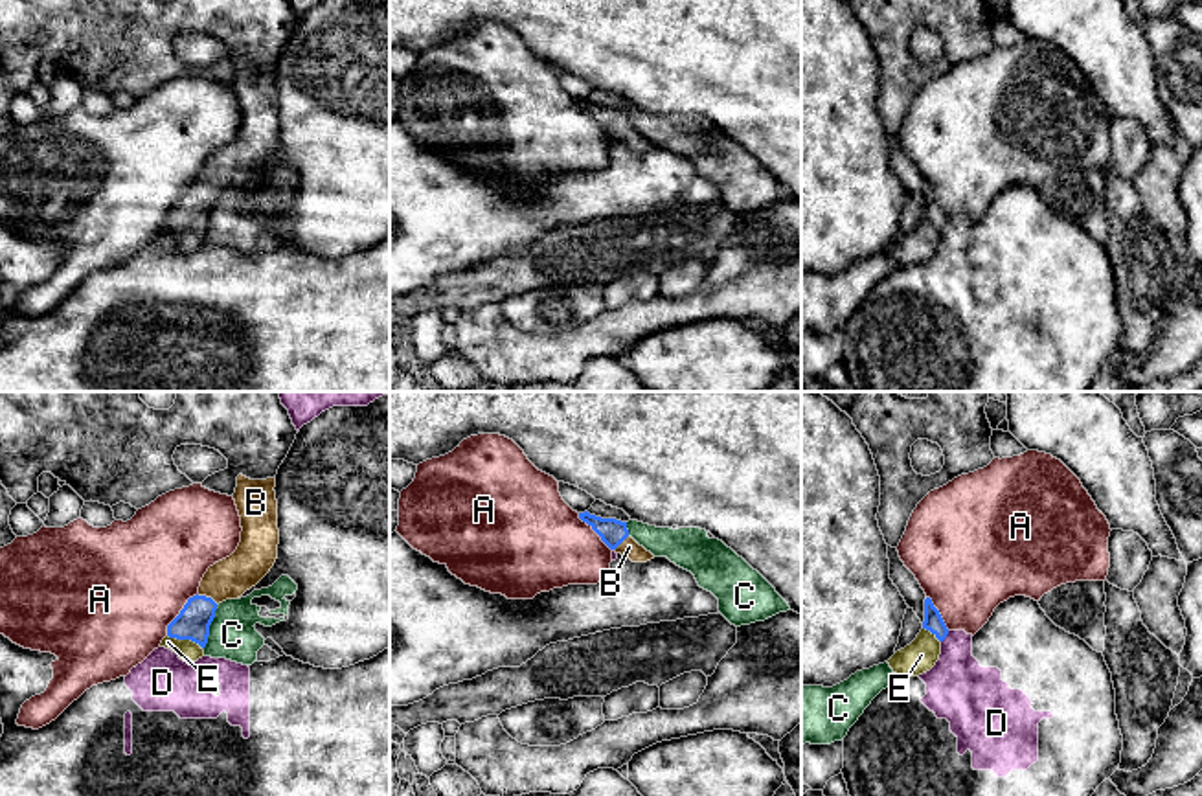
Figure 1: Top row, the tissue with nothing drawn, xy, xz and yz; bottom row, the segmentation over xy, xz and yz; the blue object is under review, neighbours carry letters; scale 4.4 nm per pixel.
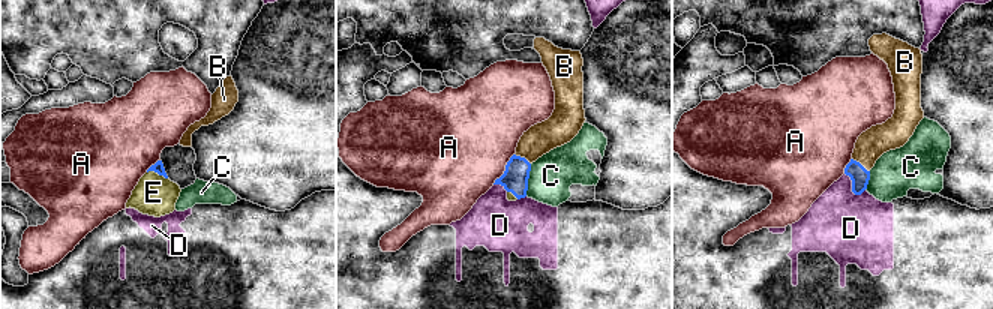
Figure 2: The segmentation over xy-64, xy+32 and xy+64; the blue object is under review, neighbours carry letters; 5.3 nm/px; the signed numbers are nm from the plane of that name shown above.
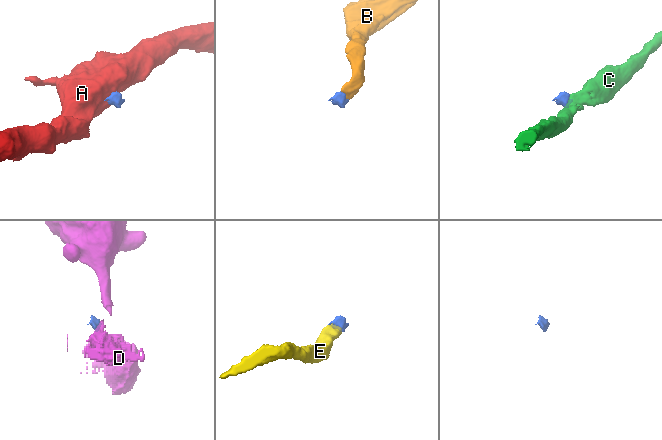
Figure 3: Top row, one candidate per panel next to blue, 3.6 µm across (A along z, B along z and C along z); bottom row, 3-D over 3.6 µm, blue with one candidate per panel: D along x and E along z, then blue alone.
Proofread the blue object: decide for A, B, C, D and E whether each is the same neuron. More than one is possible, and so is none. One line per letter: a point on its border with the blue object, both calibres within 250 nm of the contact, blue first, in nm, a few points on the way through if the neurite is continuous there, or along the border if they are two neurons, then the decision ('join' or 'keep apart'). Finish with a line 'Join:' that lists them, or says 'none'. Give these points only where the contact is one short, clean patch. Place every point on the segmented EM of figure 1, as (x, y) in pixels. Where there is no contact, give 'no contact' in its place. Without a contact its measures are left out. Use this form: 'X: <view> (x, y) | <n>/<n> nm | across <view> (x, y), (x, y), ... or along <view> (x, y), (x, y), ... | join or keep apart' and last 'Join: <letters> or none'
A: xy (181, 613) | 150/480 nm | along xy (197, 592), (168, 625), (166, 635) | keep apart
B: xy (208, 598) | 150/180 nm | across xy (193, 622), (208, 598), (230, 578) | join
C: xy (208, 627) | 150/200 nm | along xy (217, 605), (208, 642), (203, 648) | keep apart
D: yz (945, 636) | 80/280 nm | along yz (949, 631), (941, 642) | keep apart
E: xy (186, 638) | 150/90 nm | across xy (193, 622), (186, 638), (186, 649) | join
Join: B, E

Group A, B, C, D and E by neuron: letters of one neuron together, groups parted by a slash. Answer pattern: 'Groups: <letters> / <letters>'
Groups: A / B E / C / D

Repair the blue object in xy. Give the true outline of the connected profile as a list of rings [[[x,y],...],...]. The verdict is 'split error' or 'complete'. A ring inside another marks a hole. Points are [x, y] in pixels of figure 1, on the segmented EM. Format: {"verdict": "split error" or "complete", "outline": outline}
{"verdict": "split error", "outline": [[[237,476],[233,500],[241,517],[241,542],[230,557],[208,568],[198,594],[189,597],[167,625],[167,636],[160,643],[176,653],[180,660],[191,664],[202,658],[217,605],[241,597],[274,566],[279,544],[274,487],[276,478]]]}

